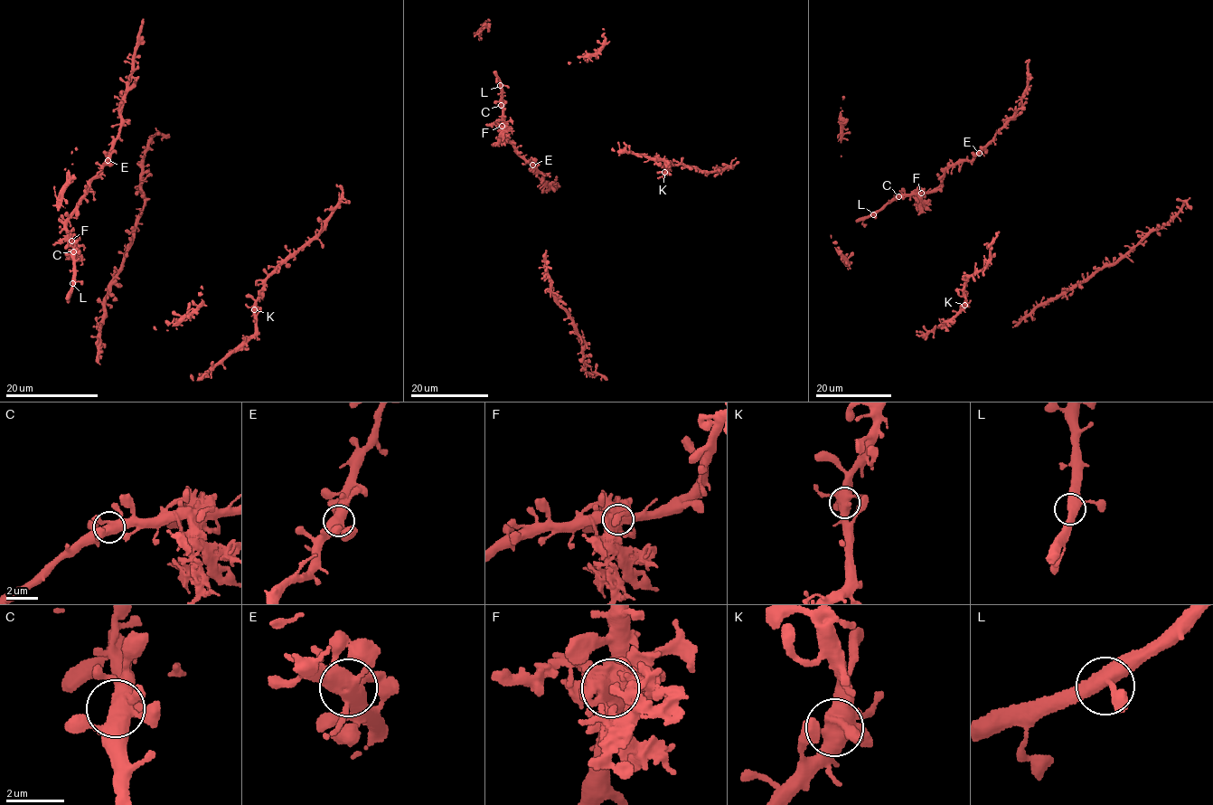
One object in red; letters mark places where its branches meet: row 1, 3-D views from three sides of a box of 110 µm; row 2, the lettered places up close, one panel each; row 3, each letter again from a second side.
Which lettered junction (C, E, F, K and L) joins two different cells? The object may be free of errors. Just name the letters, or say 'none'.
F

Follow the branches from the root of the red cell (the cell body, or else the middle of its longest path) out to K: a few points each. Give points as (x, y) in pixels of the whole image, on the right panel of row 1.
K: (916, 330), (927, 334), (935, 326), (942, 326), (950, 319), (964, 305)

